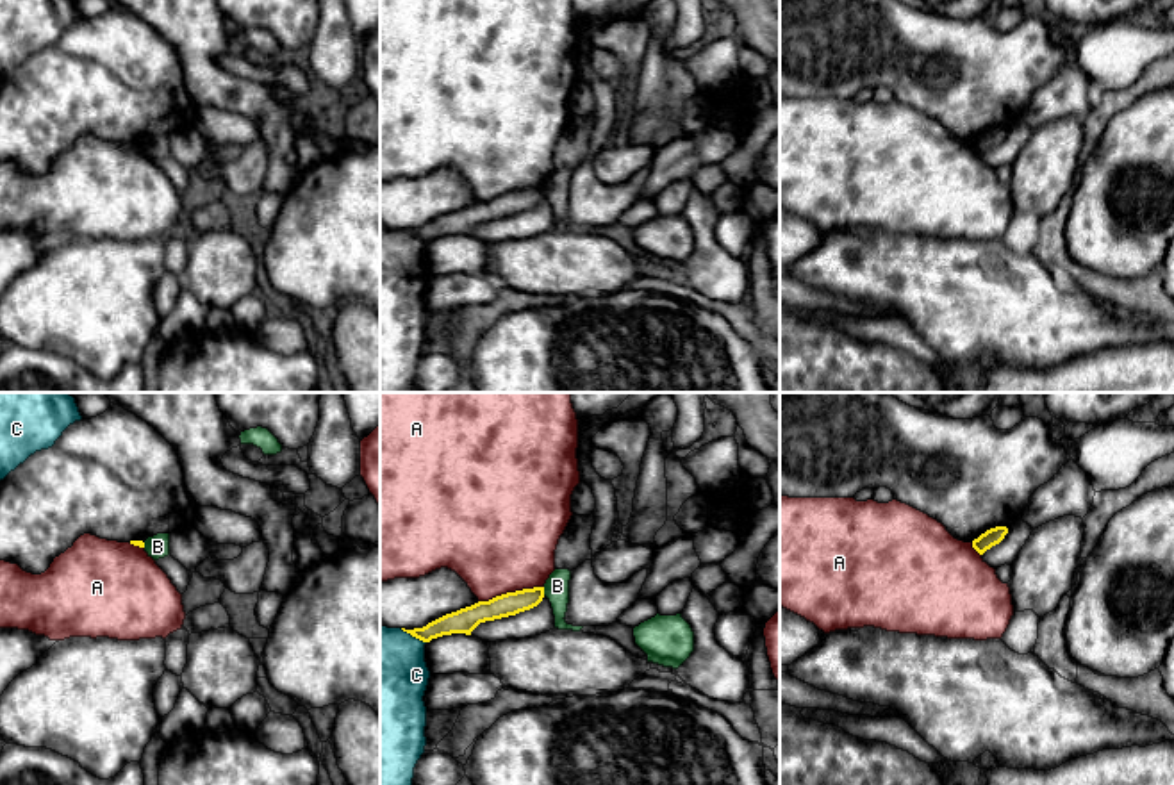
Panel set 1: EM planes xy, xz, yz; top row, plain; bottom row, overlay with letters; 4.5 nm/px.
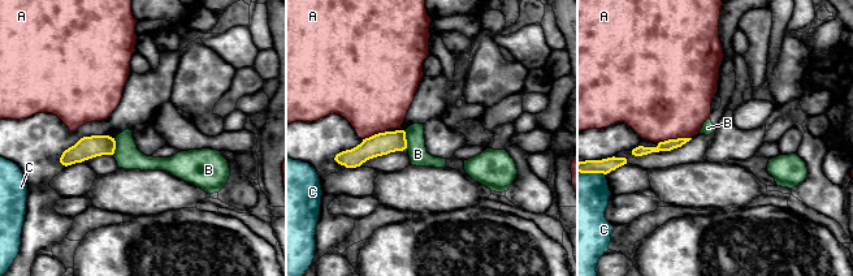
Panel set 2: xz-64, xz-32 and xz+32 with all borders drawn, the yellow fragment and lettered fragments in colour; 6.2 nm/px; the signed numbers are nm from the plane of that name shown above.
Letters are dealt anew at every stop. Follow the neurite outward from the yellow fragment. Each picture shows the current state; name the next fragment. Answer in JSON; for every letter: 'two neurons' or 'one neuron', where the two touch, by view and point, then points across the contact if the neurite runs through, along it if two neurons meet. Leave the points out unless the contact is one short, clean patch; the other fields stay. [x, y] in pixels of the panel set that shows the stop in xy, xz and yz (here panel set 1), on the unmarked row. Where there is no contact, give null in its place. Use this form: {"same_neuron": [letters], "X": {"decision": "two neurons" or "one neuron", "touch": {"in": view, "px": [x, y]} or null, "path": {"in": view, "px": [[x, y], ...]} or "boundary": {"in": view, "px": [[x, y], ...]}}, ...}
{"same_neuron": [], "A": {"decision": "two neurons", "touch": {"in": "xz", "px": [511, 193]}}, "B": {"decision": "two neurons", "touch": {"in": "xz", "px": [543, 191]}, "boundary": {"in": "xz", "px": [[543, 188], [545, 195]]}}, "C": {"decision": "two neurons", "touch": {"in": "xz", "px": [413, 236]}}}

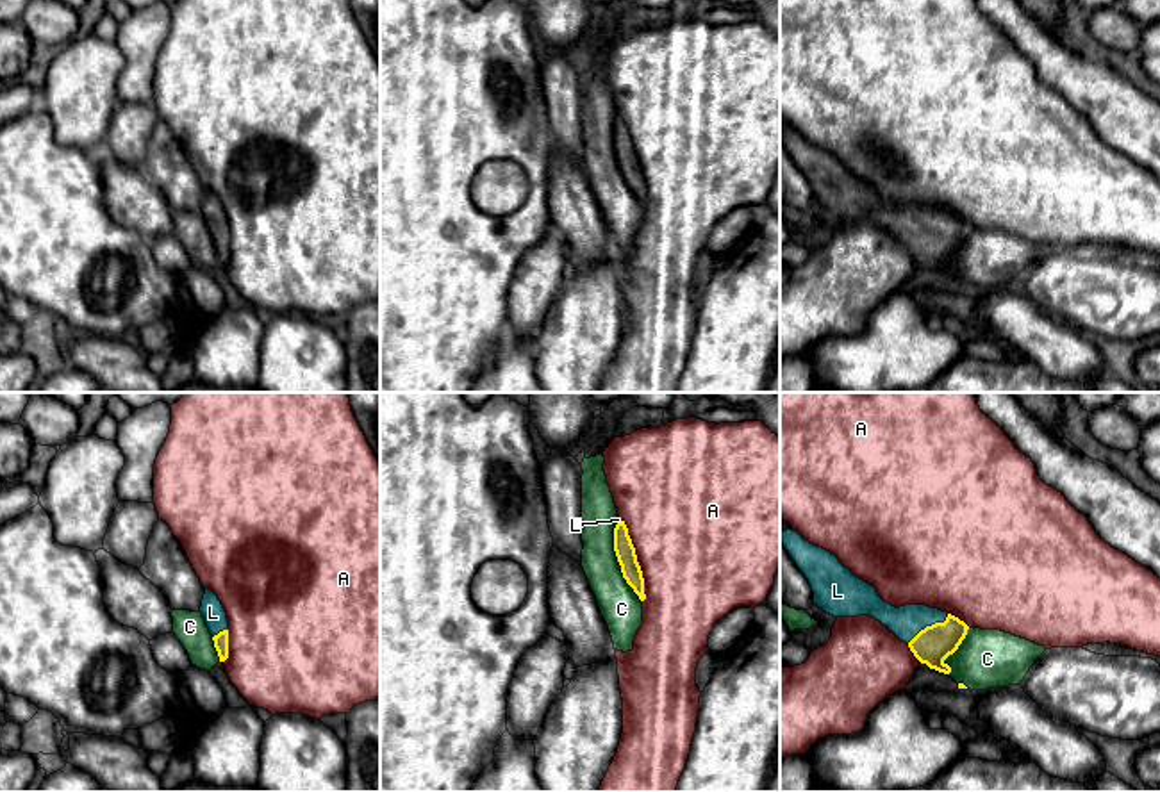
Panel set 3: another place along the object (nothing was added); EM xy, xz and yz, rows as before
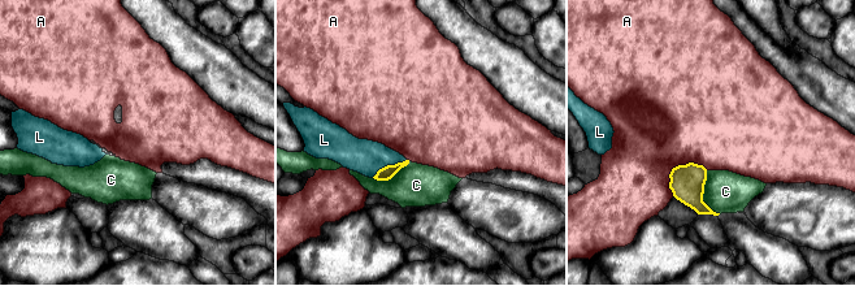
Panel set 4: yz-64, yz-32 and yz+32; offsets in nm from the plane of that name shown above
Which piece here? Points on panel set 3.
{"same_neuron": ["L"], "A": {"decision": "two neurons", "touch": {"in": "xz", "px": [636, 161]}}, "C": {"decision": "two neurons", "touch": {"in": "xz", "px": [618, 161]}}, "L": {"decision": "one neuron", "touch": {"in": "yz", "px": [928, 227]}, "path": {"in": "yz", "px": [[934, 245], [928, 227], [907, 222]]}}}

